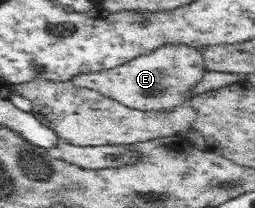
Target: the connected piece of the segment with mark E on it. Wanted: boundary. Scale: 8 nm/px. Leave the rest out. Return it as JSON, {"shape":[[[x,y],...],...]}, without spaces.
{"shape":[[[166,43],[118,67],[74,75],[71,82],[76,87],[96,90],[135,110],[166,111],[176,106],[188,106],[191,89],[206,72],[200,50],[186,43]]]}

